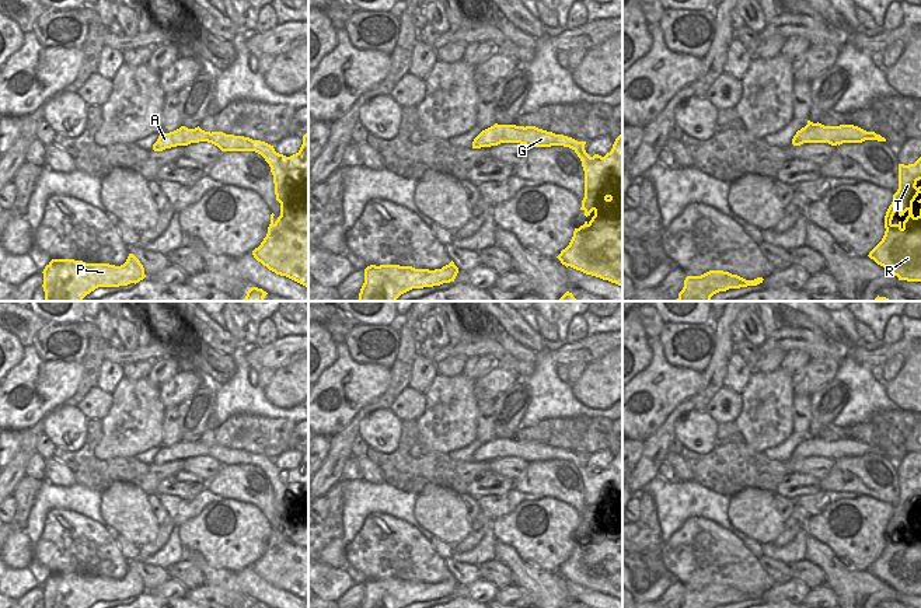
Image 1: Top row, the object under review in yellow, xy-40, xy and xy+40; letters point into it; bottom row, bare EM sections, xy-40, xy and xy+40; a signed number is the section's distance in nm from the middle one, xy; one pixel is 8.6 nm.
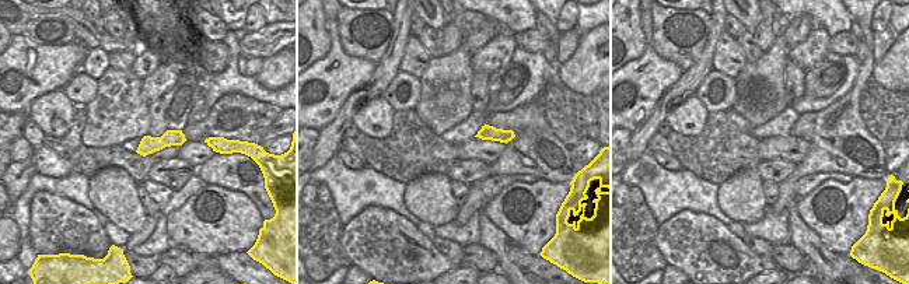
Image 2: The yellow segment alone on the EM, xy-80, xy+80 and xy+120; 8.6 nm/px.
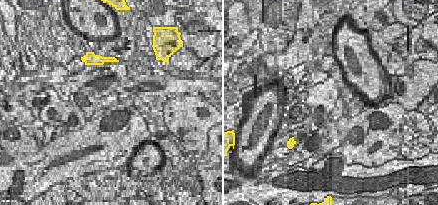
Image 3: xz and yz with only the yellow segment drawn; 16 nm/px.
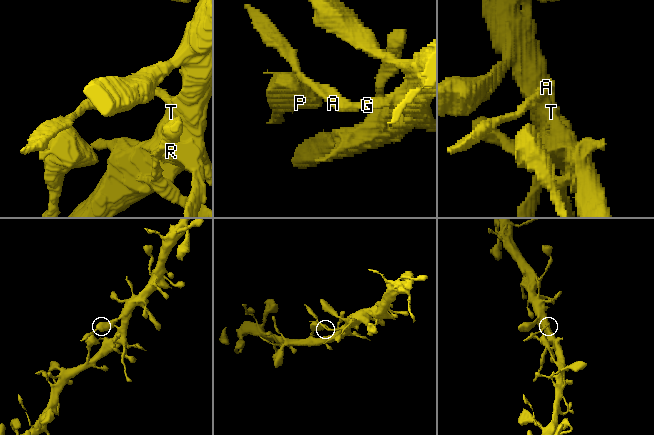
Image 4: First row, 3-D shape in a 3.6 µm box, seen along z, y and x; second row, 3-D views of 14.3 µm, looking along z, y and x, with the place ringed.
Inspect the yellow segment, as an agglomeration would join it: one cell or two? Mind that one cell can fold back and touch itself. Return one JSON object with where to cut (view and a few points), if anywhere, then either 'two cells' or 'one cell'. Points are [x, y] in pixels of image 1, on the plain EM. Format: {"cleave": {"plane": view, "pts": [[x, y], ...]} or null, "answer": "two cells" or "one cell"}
{"cleave": {"plane": "xy+40", "pts": [[838, 440], [840, 446], [836, 457]]}, "answer": "two cells"}

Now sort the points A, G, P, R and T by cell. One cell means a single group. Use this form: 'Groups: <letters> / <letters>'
Groups: A / G P R T

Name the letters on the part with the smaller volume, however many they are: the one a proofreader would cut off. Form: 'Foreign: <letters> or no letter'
Foreign: A

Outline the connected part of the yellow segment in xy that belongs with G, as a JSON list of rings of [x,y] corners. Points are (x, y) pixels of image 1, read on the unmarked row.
[[[526,440],[523,458],[572,462],[585,485],[585,511],[580,524],[594,530],[575,542],[569,559],[557,570],[562,579],[622,601],[622,445],[604,471],[590,471],[586,455]]]

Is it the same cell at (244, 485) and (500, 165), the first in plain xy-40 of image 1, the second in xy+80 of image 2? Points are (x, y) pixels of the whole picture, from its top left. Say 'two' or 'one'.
one

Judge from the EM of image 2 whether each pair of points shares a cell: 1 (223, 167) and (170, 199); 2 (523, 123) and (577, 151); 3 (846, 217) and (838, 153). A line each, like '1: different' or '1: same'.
1: different
2: different
3: different

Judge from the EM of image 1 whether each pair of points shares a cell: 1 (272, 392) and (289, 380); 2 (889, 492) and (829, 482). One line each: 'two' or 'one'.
1: one
2: one

